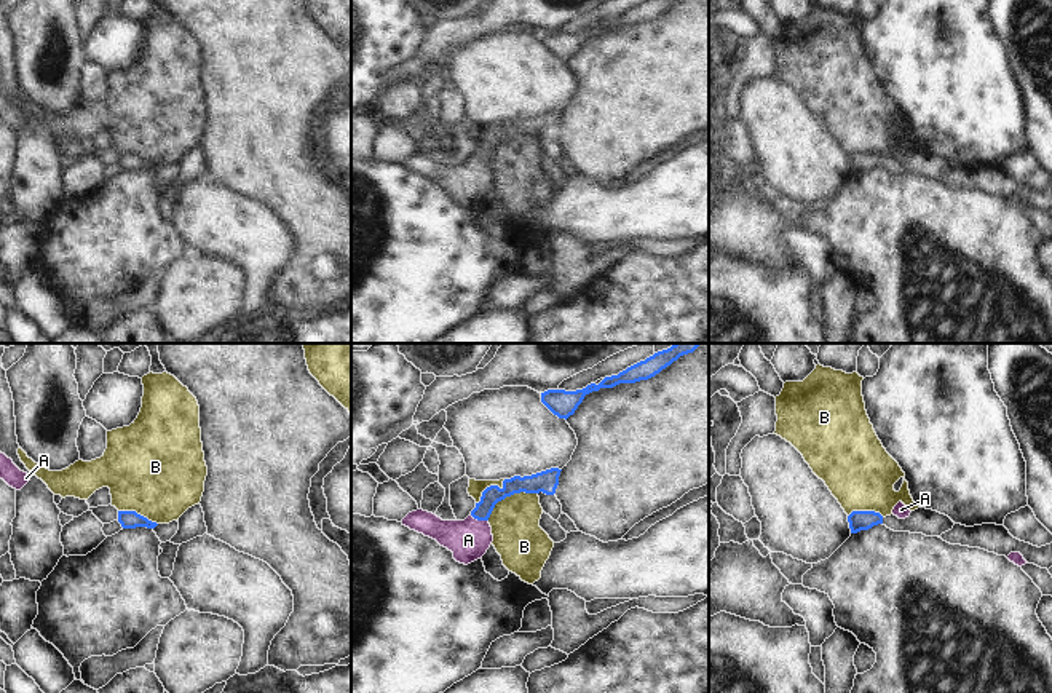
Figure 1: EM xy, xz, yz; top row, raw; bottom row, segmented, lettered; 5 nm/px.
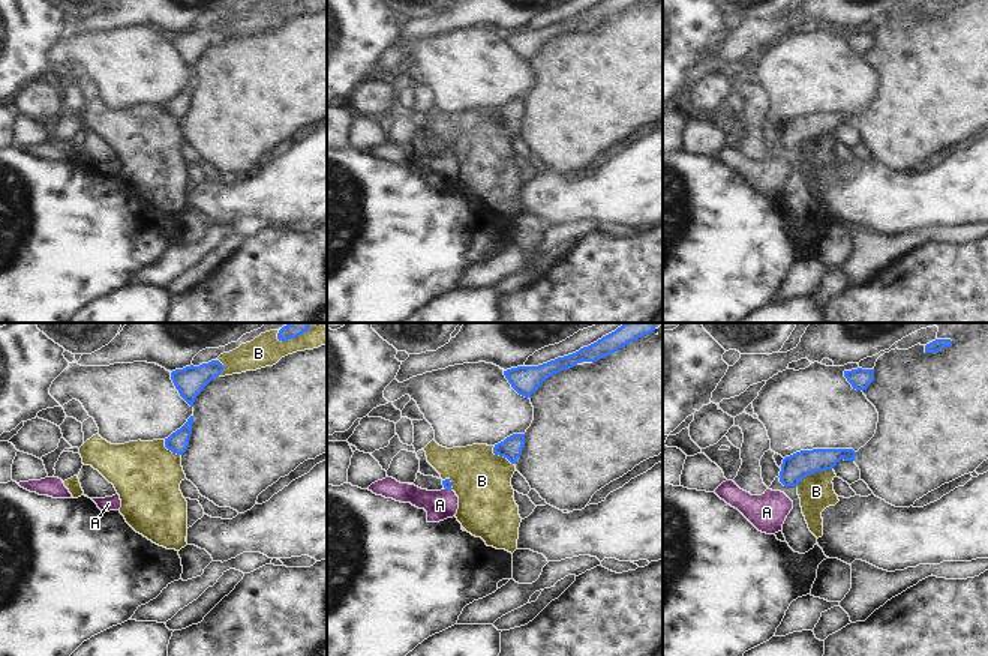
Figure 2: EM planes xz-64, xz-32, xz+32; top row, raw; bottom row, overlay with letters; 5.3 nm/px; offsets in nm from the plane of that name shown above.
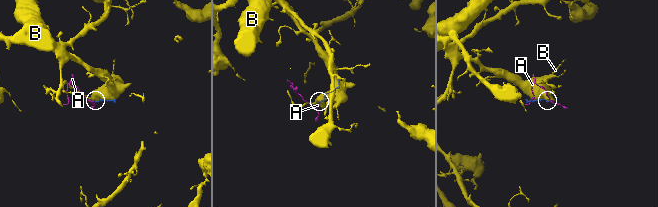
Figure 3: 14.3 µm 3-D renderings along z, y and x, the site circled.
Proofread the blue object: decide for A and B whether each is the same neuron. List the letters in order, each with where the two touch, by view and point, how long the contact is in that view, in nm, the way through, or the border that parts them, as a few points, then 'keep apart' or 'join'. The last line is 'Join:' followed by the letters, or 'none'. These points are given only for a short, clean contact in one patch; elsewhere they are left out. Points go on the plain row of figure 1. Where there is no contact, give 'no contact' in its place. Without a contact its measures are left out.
A: contact xz (479, 162); length 100 nm; way xz (494, 136), (479, 162), (474, 176), (468, 182); join
B: contact xz (508, 138); length 300 nm; keep apart
Join: A

